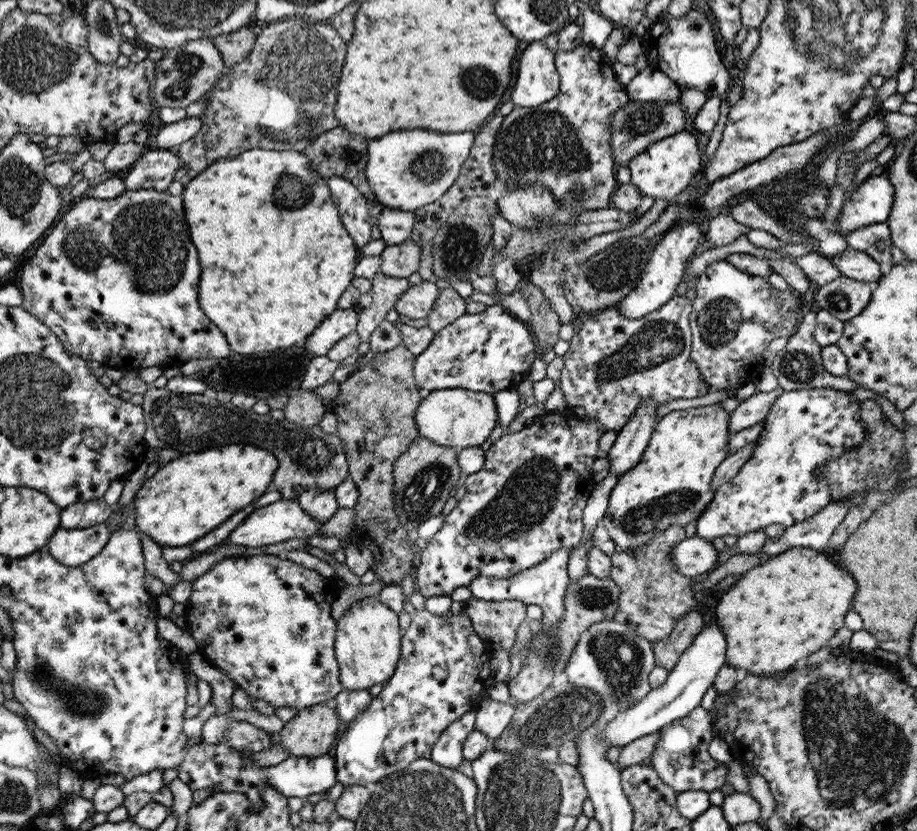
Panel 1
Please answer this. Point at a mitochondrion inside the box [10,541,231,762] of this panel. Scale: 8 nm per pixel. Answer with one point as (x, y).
(77, 701)

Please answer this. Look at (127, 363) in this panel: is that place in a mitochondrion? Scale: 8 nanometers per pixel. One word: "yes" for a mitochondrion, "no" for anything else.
no

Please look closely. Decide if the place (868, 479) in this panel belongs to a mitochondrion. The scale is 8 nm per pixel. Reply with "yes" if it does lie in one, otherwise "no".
yes

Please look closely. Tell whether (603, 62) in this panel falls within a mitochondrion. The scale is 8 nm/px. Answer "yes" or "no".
no

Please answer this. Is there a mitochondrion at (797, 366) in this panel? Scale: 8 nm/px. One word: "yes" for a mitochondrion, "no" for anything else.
yes

